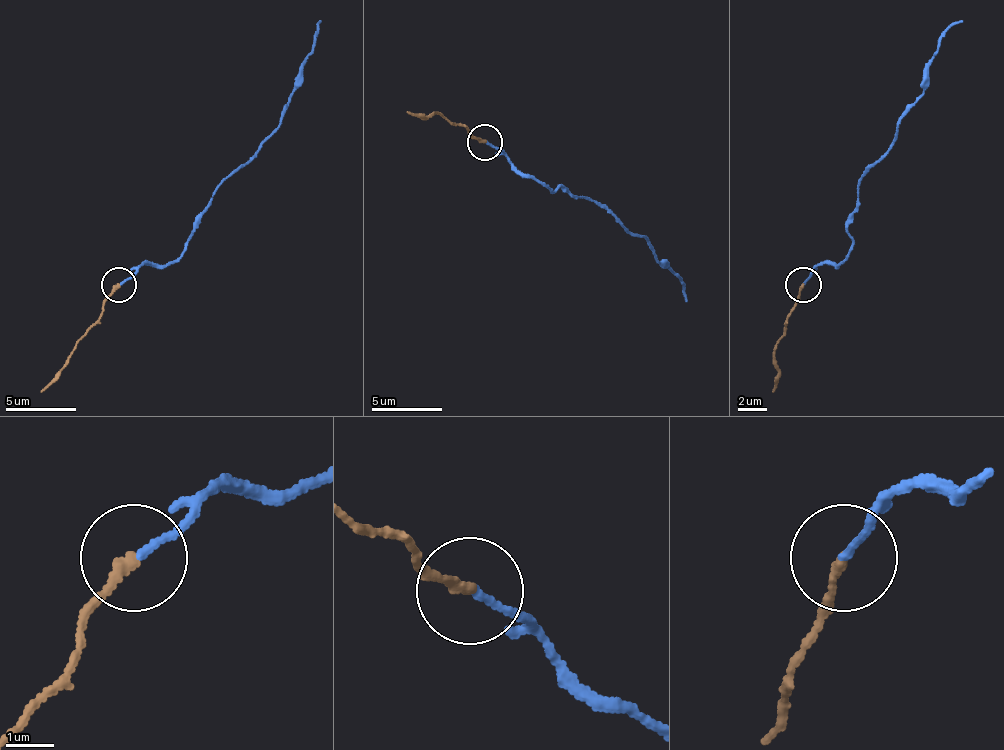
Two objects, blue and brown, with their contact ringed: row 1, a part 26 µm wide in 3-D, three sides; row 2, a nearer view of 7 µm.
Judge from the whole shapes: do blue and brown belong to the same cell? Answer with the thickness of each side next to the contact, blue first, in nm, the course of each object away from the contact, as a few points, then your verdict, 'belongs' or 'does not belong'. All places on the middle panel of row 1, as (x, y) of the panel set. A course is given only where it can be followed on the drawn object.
150 nm thick on the blue side, 220 nm on the other; blue runs (485, 141), (549, 191), (560, 187), (599, 201), (645, 240), (659, 261), (680, 279), (687, 300); brown runs (485, 141), (439, 113), (407, 113); does not belong

